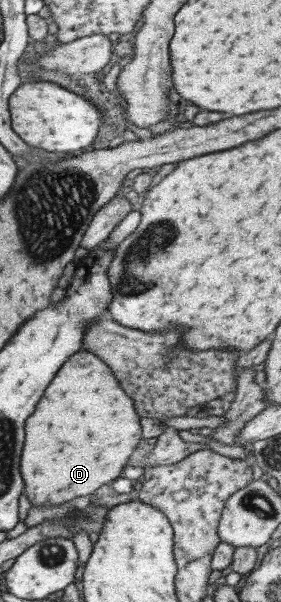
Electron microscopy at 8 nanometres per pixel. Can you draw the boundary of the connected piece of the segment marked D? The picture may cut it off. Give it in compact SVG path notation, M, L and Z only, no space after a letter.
M83 347L56 373L34 411L24 421L24 447L19 459L19 474L24 495L32 507L58 507L76 497L88 496L98 487L122 475L123 467L141 437L139 415L132 398L116 383L111 369L96 354Z

